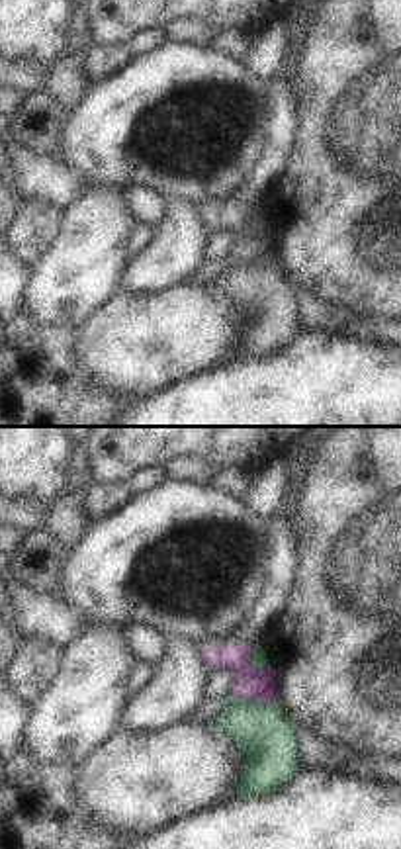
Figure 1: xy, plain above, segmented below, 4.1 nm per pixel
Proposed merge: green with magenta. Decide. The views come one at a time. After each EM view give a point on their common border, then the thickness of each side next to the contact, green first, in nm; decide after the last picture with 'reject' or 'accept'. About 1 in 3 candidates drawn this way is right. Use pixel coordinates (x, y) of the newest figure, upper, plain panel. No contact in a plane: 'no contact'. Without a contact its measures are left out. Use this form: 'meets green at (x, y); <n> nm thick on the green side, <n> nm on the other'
meets green at (253, 263); 240 nm thick on the green side, 140 nm on the other

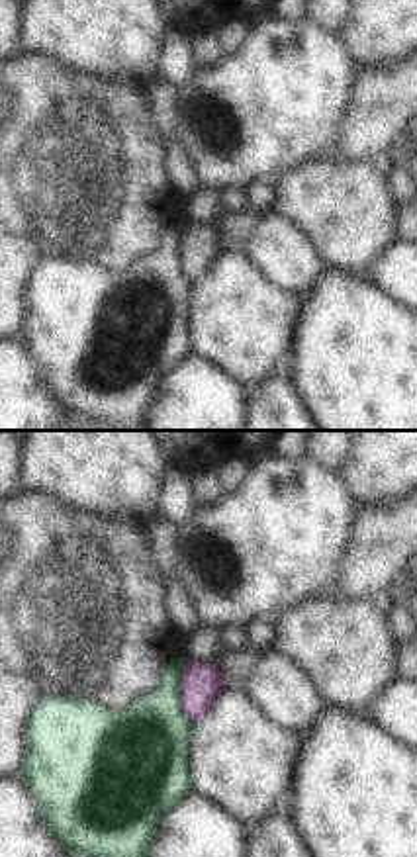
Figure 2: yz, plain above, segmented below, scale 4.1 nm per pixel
meets green at (179, 253); 340 nm thick on the green side, 160 nm on the other

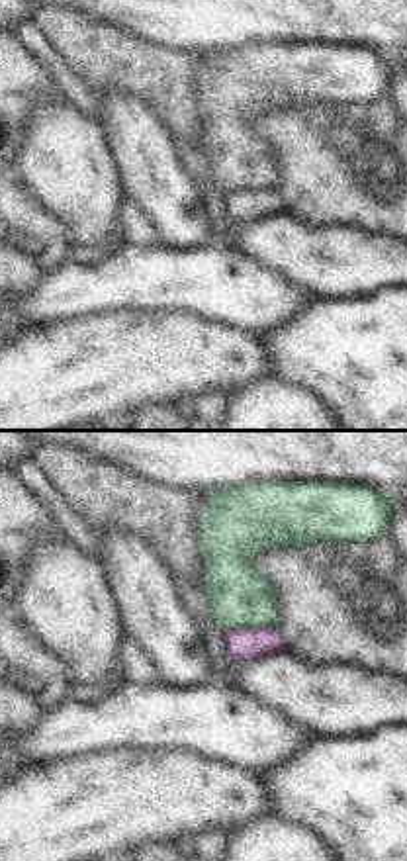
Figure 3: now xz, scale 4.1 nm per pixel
meets green at (249, 188); 260 nm thick on the green side, 130 nm on the other

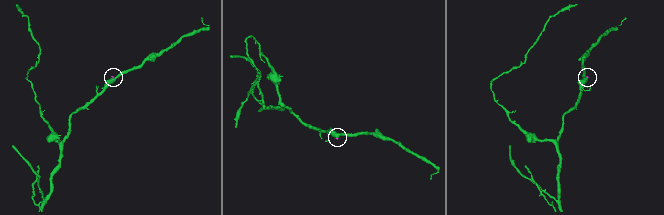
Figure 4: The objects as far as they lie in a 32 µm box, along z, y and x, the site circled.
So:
reject

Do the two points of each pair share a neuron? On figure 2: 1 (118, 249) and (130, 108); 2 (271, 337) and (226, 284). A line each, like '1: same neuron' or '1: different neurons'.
1: same neuron
2: same neuron

